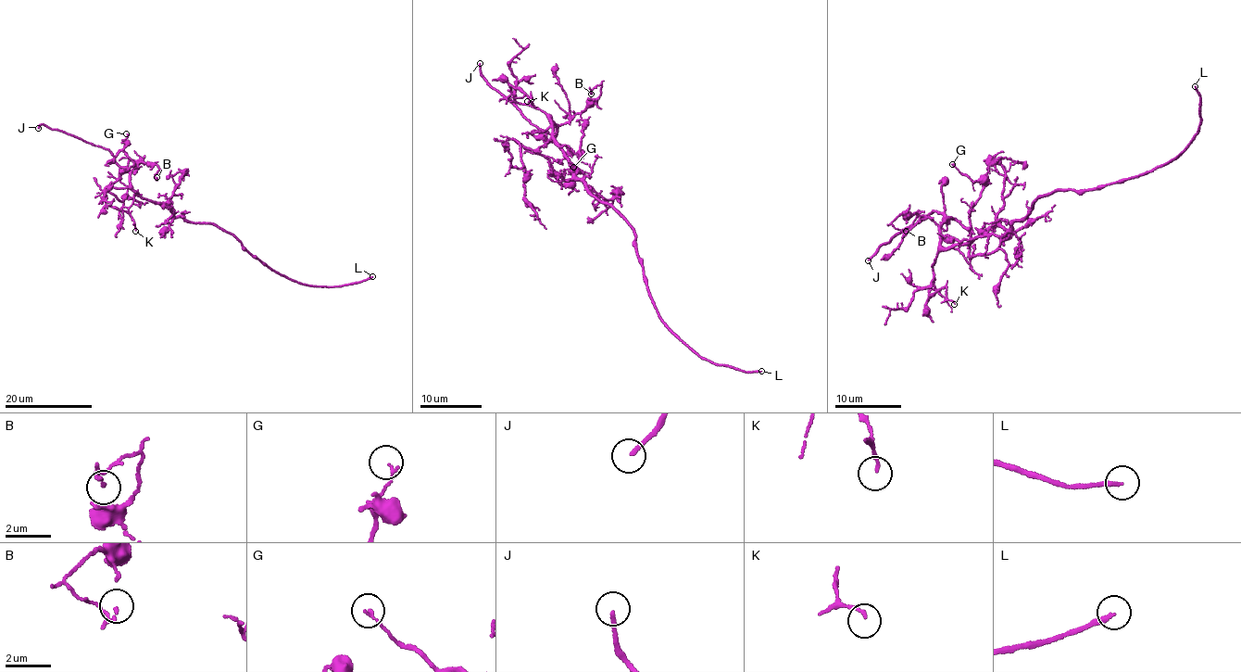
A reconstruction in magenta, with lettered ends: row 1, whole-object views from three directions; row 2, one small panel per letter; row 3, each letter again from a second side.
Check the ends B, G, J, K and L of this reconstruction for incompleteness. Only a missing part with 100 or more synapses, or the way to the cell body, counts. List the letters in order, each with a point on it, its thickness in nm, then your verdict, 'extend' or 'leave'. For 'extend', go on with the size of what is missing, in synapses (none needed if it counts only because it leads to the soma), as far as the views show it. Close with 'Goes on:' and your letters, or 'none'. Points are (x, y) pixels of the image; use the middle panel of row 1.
B: place (591, 94); calibre 100 nm; leave
G: place (573, 167); calibre 110 nm; leave
J: place (480, 63); calibre 170 nm; extend
K: place (527, 101); calibre 130 nm; leave
L: place (761, 371); calibre 200 nm; extend; 140 synapses
Goes on: J, L

